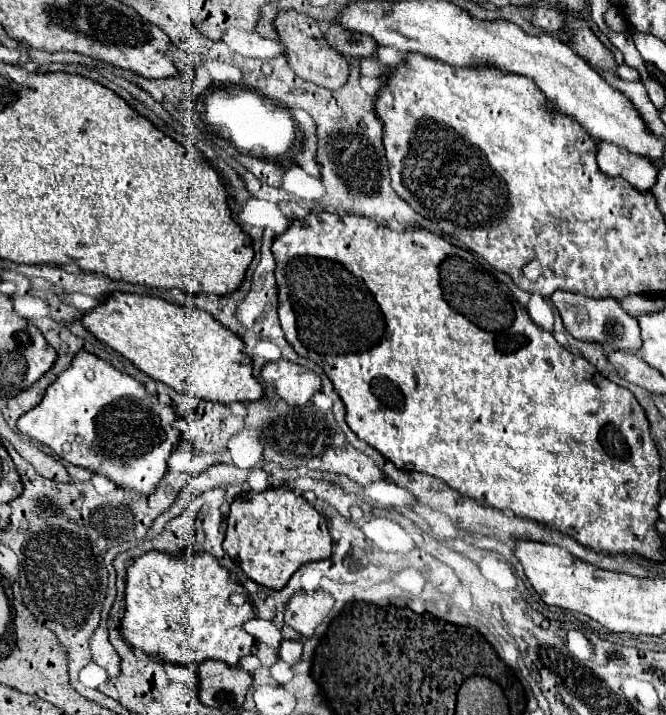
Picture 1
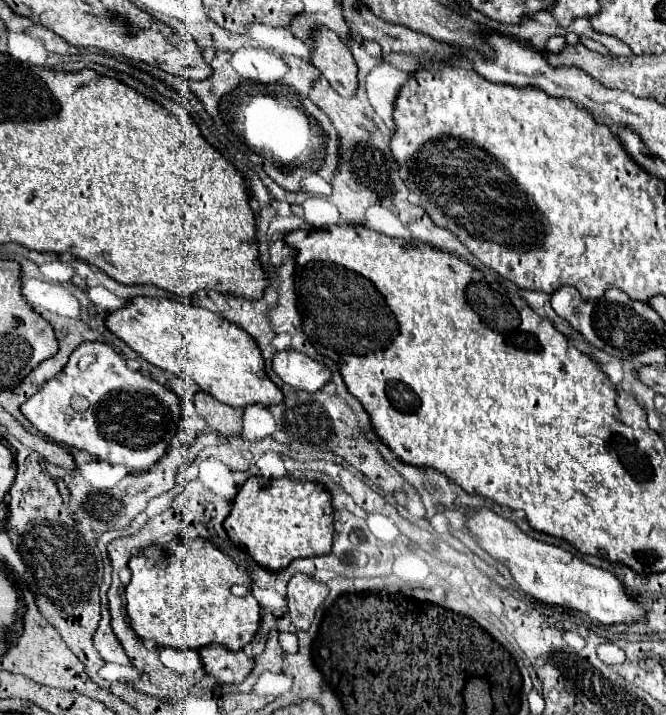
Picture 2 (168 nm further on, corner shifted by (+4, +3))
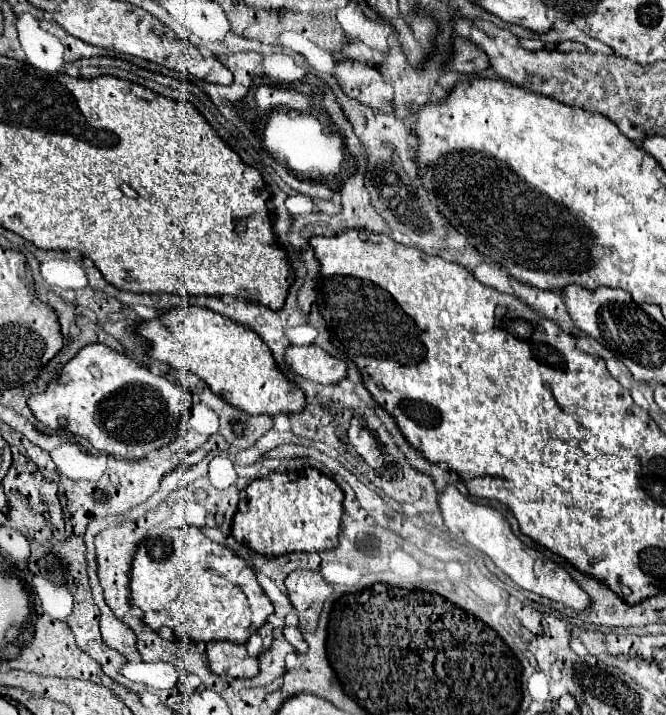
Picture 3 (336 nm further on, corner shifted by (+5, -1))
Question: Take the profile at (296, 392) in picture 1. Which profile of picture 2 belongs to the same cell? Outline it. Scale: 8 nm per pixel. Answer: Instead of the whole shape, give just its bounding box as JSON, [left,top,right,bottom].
[272,349,330,393]

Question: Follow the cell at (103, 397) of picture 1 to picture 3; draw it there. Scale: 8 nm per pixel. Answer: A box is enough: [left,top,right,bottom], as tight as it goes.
[27,343,191,459]

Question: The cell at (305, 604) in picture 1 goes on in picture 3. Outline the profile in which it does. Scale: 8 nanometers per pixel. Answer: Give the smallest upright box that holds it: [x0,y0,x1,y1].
[285,569,333,633]

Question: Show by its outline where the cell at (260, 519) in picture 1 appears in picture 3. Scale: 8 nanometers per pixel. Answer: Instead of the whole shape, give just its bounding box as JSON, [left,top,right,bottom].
[233,467,341,555]

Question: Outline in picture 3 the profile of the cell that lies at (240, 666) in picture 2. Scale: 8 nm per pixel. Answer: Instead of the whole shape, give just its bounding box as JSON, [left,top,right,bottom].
[207,641,259,679]

